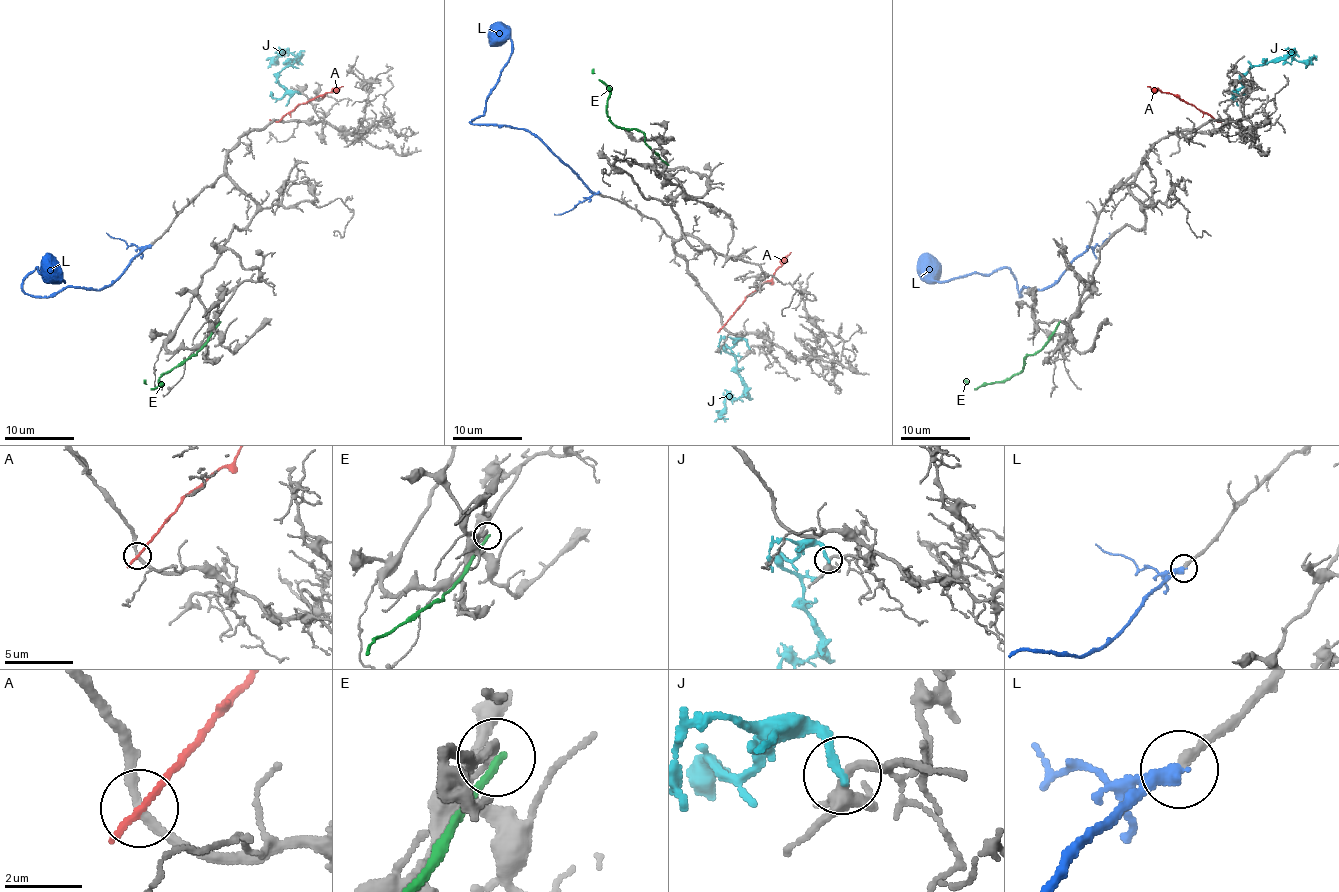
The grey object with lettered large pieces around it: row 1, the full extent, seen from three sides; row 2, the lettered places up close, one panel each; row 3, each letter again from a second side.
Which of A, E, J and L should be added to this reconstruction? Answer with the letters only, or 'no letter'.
L

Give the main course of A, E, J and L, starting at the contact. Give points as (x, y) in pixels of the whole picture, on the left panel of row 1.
A: (275, 121), (298, 105), (343, 86)
E: (219, 322), (196, 355), (163, 374), (158, 381), (162, 383), (155, 388), (146, 384), (144, 379)
J: (301, 93), (291, 93), (277, 79), (296, 58), (289, 54), (279, 56), (277, 61), (266, 59)
L: (151, 245), (109, 285), (64, 287), (43, 297), (22, 288), (38, 267), (64, 281), (43, 257)

